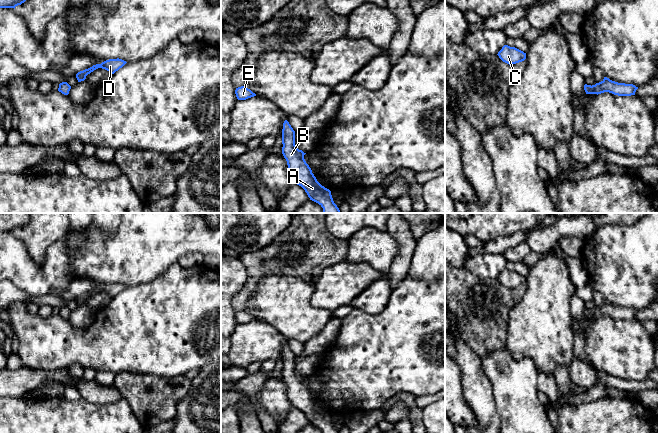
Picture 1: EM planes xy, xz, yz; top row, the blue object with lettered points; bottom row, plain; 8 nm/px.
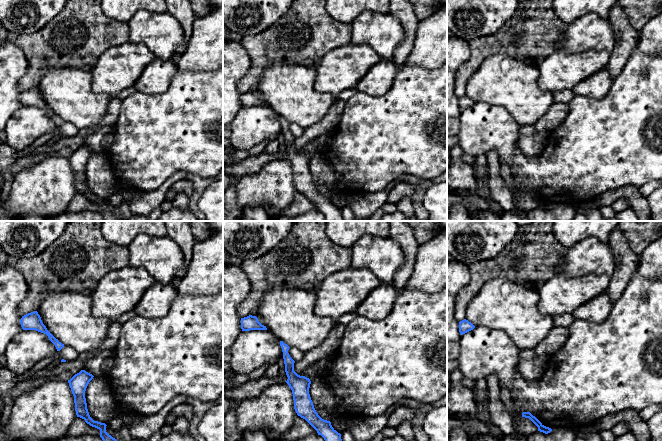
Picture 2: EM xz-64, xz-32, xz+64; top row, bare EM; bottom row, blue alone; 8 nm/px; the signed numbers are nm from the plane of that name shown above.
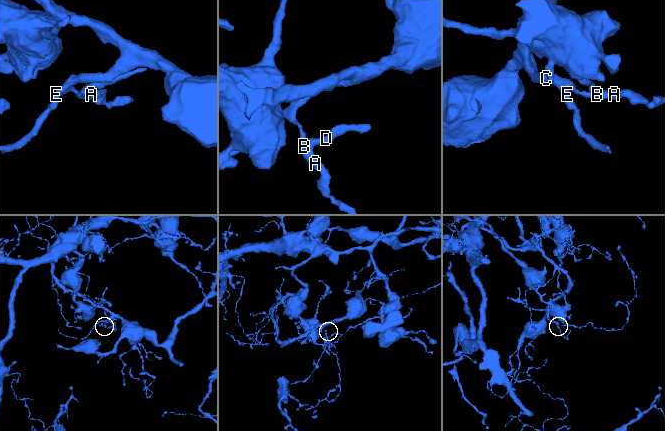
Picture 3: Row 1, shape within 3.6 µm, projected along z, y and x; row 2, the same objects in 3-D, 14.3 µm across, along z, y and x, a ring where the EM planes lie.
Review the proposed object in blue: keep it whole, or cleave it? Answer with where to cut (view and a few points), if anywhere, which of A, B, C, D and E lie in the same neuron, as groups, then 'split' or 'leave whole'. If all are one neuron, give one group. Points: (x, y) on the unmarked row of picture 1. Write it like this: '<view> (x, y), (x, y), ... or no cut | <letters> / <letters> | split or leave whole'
no cut | A B C D E | leave whole

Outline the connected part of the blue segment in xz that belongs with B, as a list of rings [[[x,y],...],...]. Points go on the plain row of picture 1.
[[[287,344],[283,347],[282,368],[282,378],[287,385],[291,405],[301,410],[310,424],[318,427],[323,433],[339,433],[333,425],[331,415],[317,405],[306,387],[306,377],[296,371],[295,355]]]

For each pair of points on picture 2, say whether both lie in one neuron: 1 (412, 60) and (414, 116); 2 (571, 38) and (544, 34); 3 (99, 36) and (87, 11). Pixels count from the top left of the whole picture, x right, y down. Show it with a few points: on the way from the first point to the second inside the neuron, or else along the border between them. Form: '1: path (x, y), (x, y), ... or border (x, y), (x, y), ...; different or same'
1: border (404, 65), (435, 69); different
2: border (568, 25), (563, 40), (556, 49); different
3: path (93, 30), (87, 24), (87, 17); same

